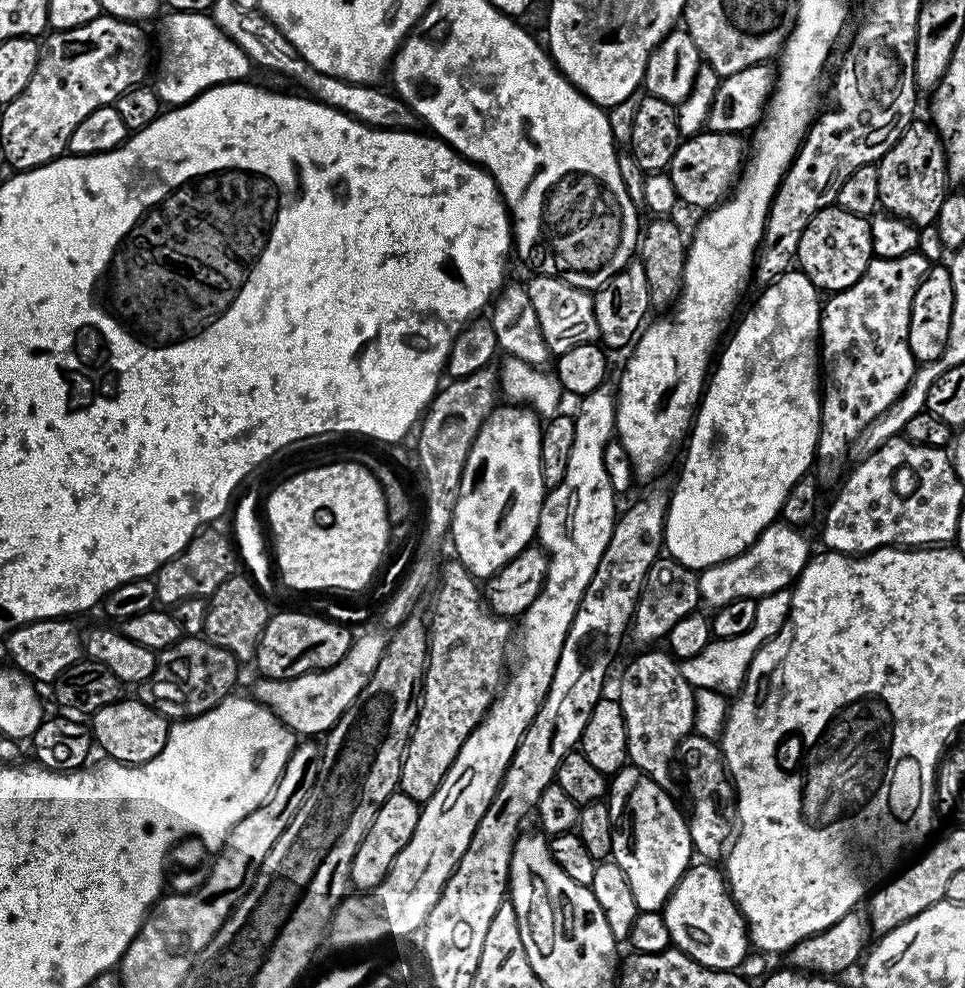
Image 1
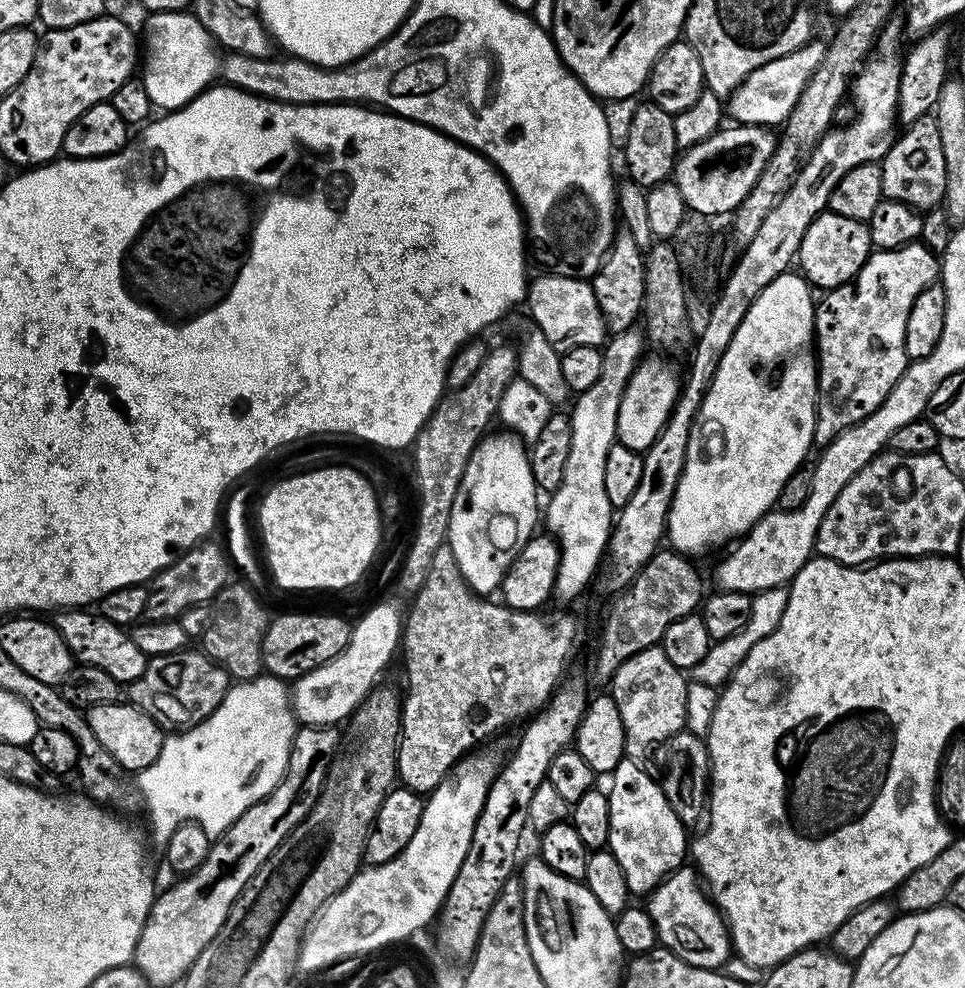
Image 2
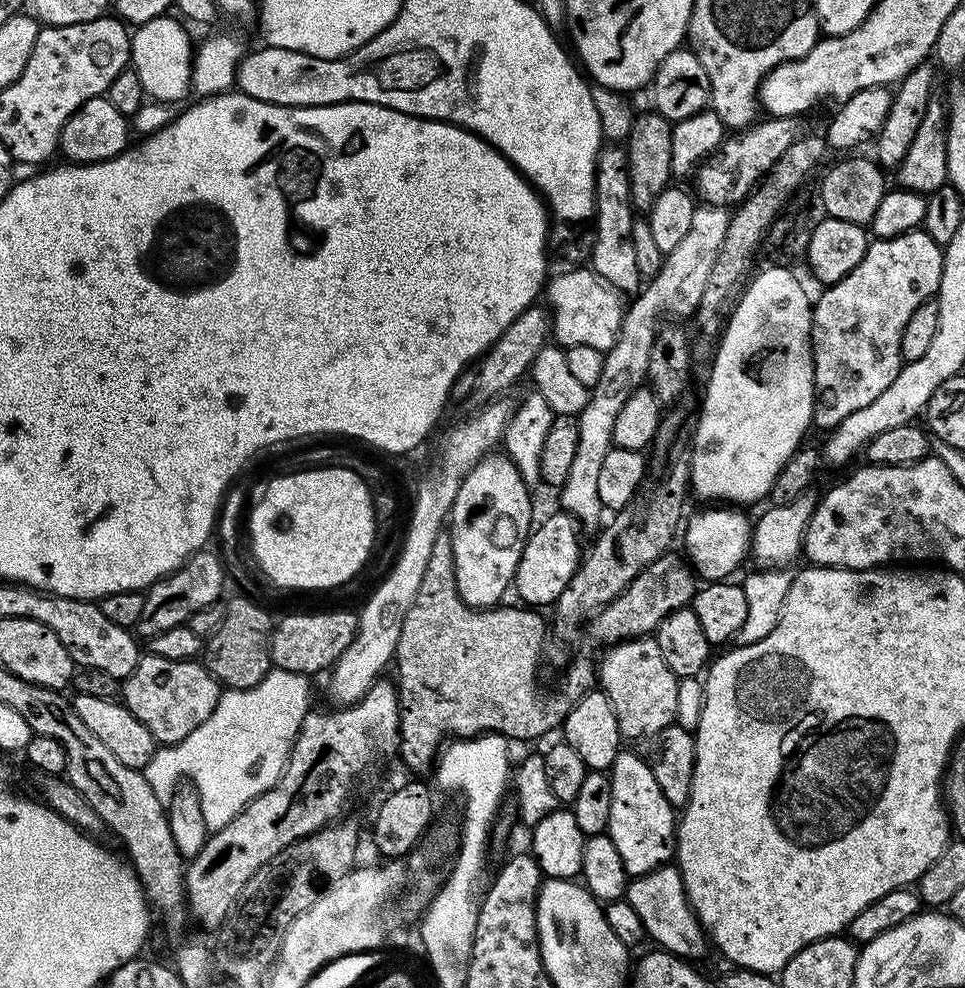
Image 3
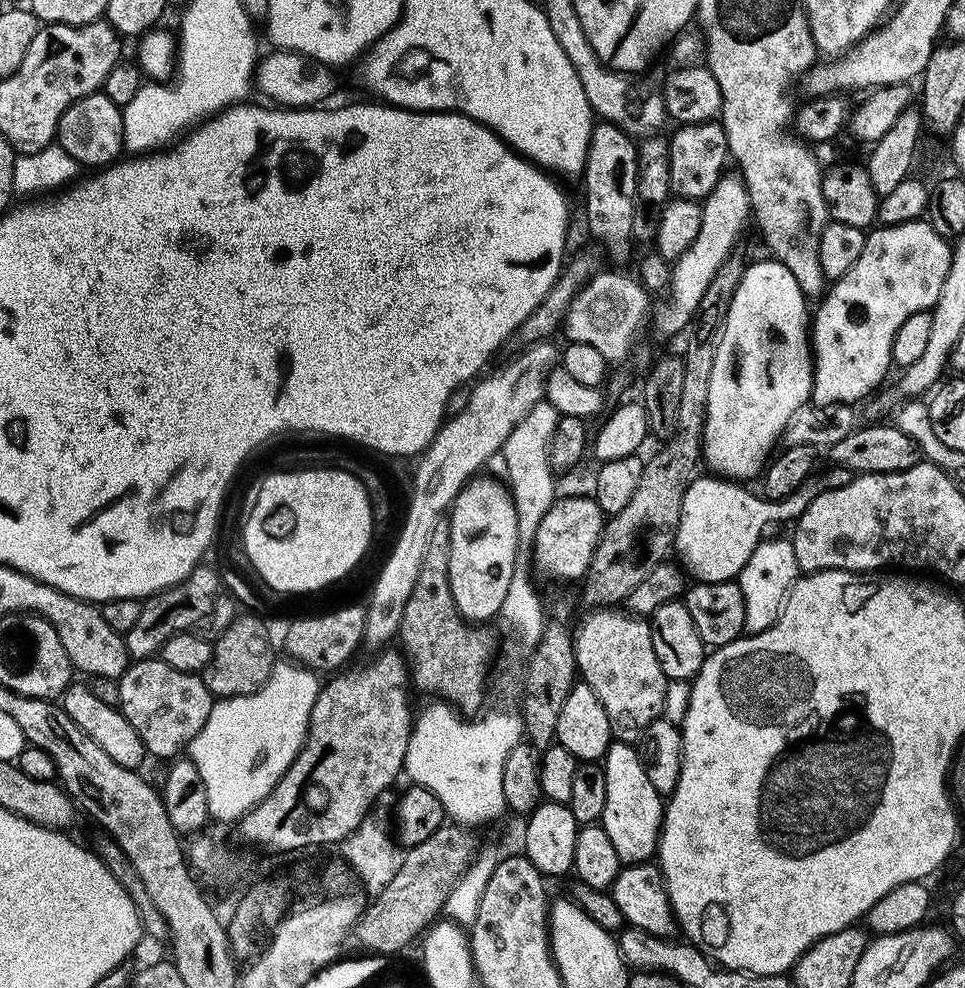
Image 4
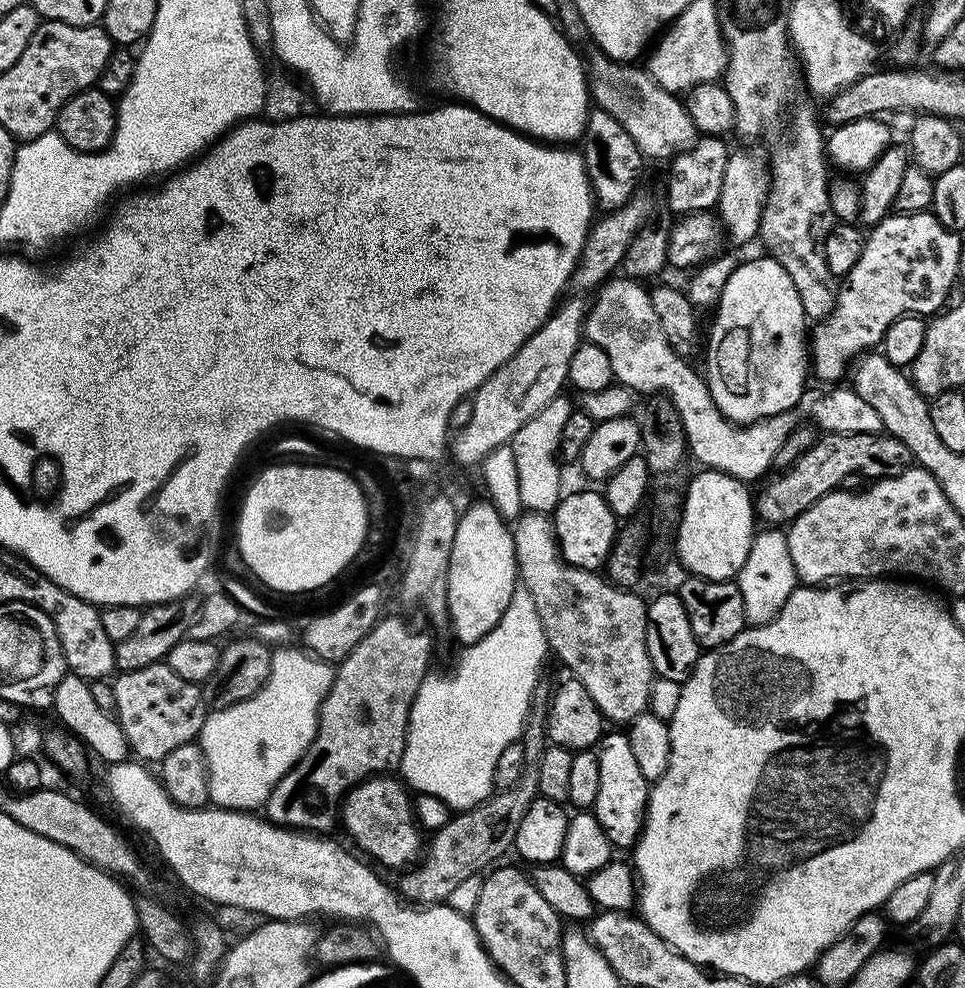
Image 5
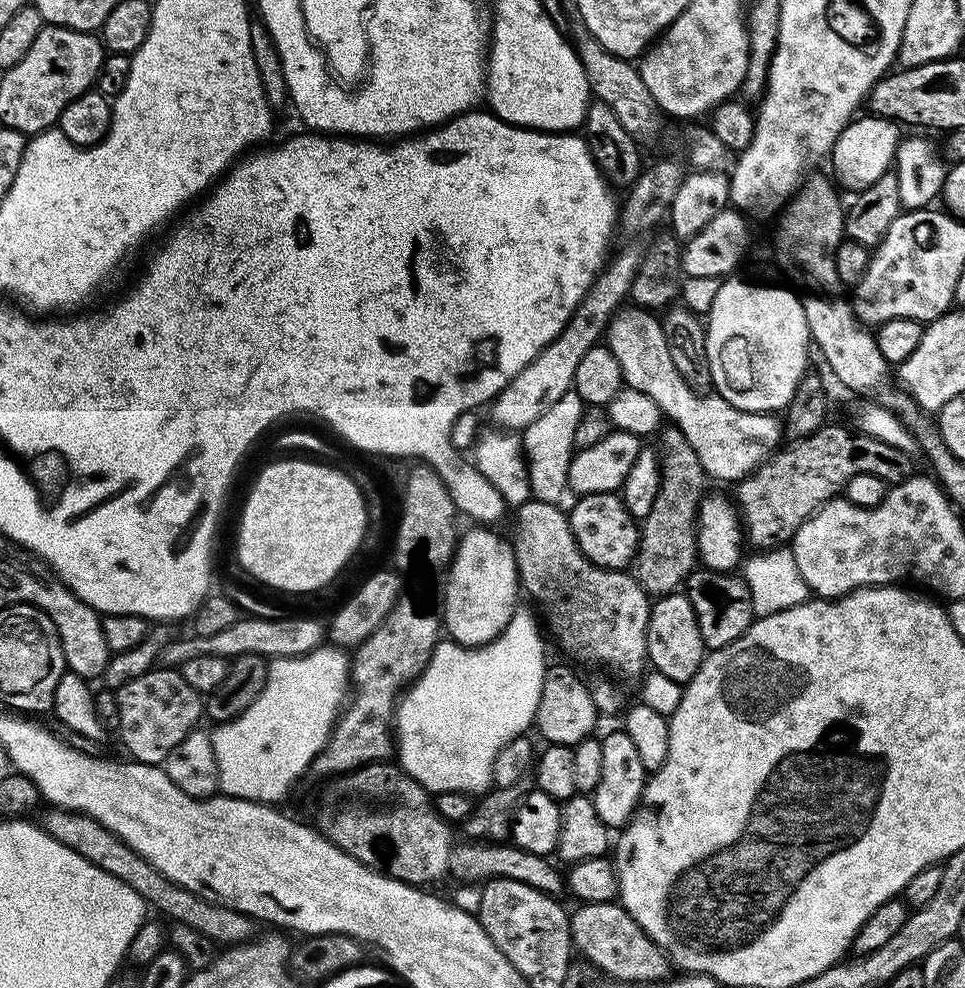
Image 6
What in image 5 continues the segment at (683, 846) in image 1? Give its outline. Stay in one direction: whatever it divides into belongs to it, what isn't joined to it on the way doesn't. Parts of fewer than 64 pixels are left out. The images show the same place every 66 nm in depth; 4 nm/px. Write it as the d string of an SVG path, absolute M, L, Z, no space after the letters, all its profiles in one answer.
M620 730L612 731L601 736L598 745L601 782L594 811L598 822L602 822L612 845L617 849L631 849L644 830L644 815L648 811L650 782L642 778L642 770L638 770L638 761L634 758L634 750L630 750L627 735Z

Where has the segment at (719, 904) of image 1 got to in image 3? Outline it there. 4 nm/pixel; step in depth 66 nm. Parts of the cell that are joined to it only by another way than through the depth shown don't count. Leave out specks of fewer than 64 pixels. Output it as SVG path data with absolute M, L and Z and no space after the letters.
M655 868L653 872L647 872L644 876L629 879L626 898L638 914L638 918L642 918L647 939L656 943L653 945L672 953L673 956L687 958L692 962L696 962L699 956L706 955L708 948L710 952L710 941L695 910L692 909L692 903L688 900L679 868Z

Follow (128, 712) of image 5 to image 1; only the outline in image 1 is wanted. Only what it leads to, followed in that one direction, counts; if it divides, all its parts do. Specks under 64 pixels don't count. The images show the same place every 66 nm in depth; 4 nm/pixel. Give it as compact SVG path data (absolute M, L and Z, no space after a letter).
M196 634L185 635L177 644L159 649L154 670L143 681L138 699L146 706L158 710L169 721L179 722L201 716L218 706L226 697L233 695L236 675L241 665L230 650L212 644Z

